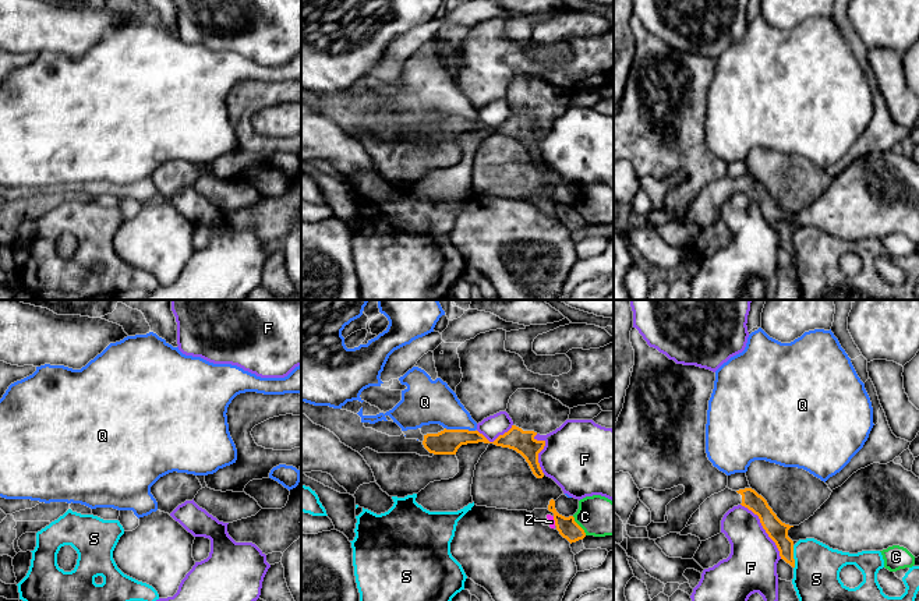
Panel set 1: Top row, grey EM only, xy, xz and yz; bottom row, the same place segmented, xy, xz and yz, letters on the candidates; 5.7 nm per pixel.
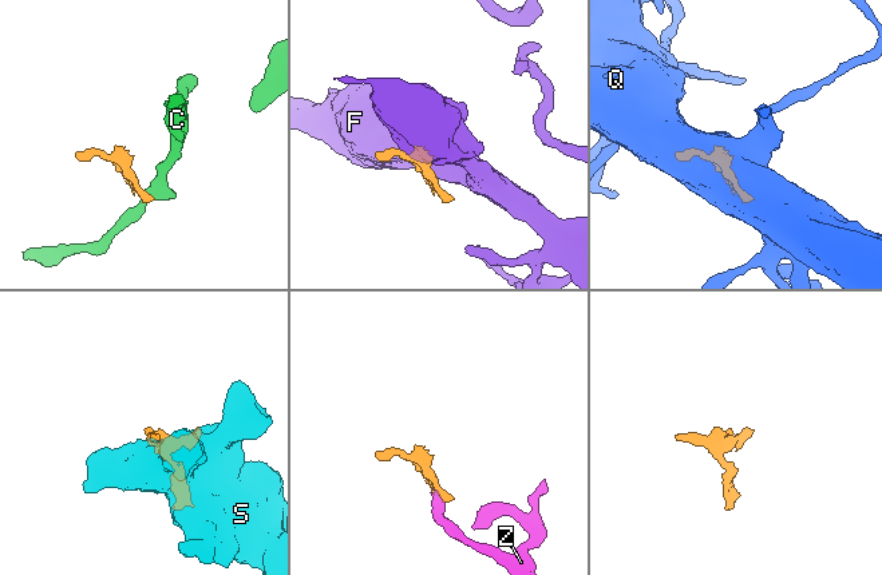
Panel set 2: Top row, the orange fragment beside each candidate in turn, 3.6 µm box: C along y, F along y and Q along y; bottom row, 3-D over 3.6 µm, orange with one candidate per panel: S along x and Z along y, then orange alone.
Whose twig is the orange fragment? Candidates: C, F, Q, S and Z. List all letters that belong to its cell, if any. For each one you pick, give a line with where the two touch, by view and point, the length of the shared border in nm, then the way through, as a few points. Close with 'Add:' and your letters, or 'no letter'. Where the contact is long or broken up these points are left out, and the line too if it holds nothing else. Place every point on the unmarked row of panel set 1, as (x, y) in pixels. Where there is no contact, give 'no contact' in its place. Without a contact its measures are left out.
Add: no letter

